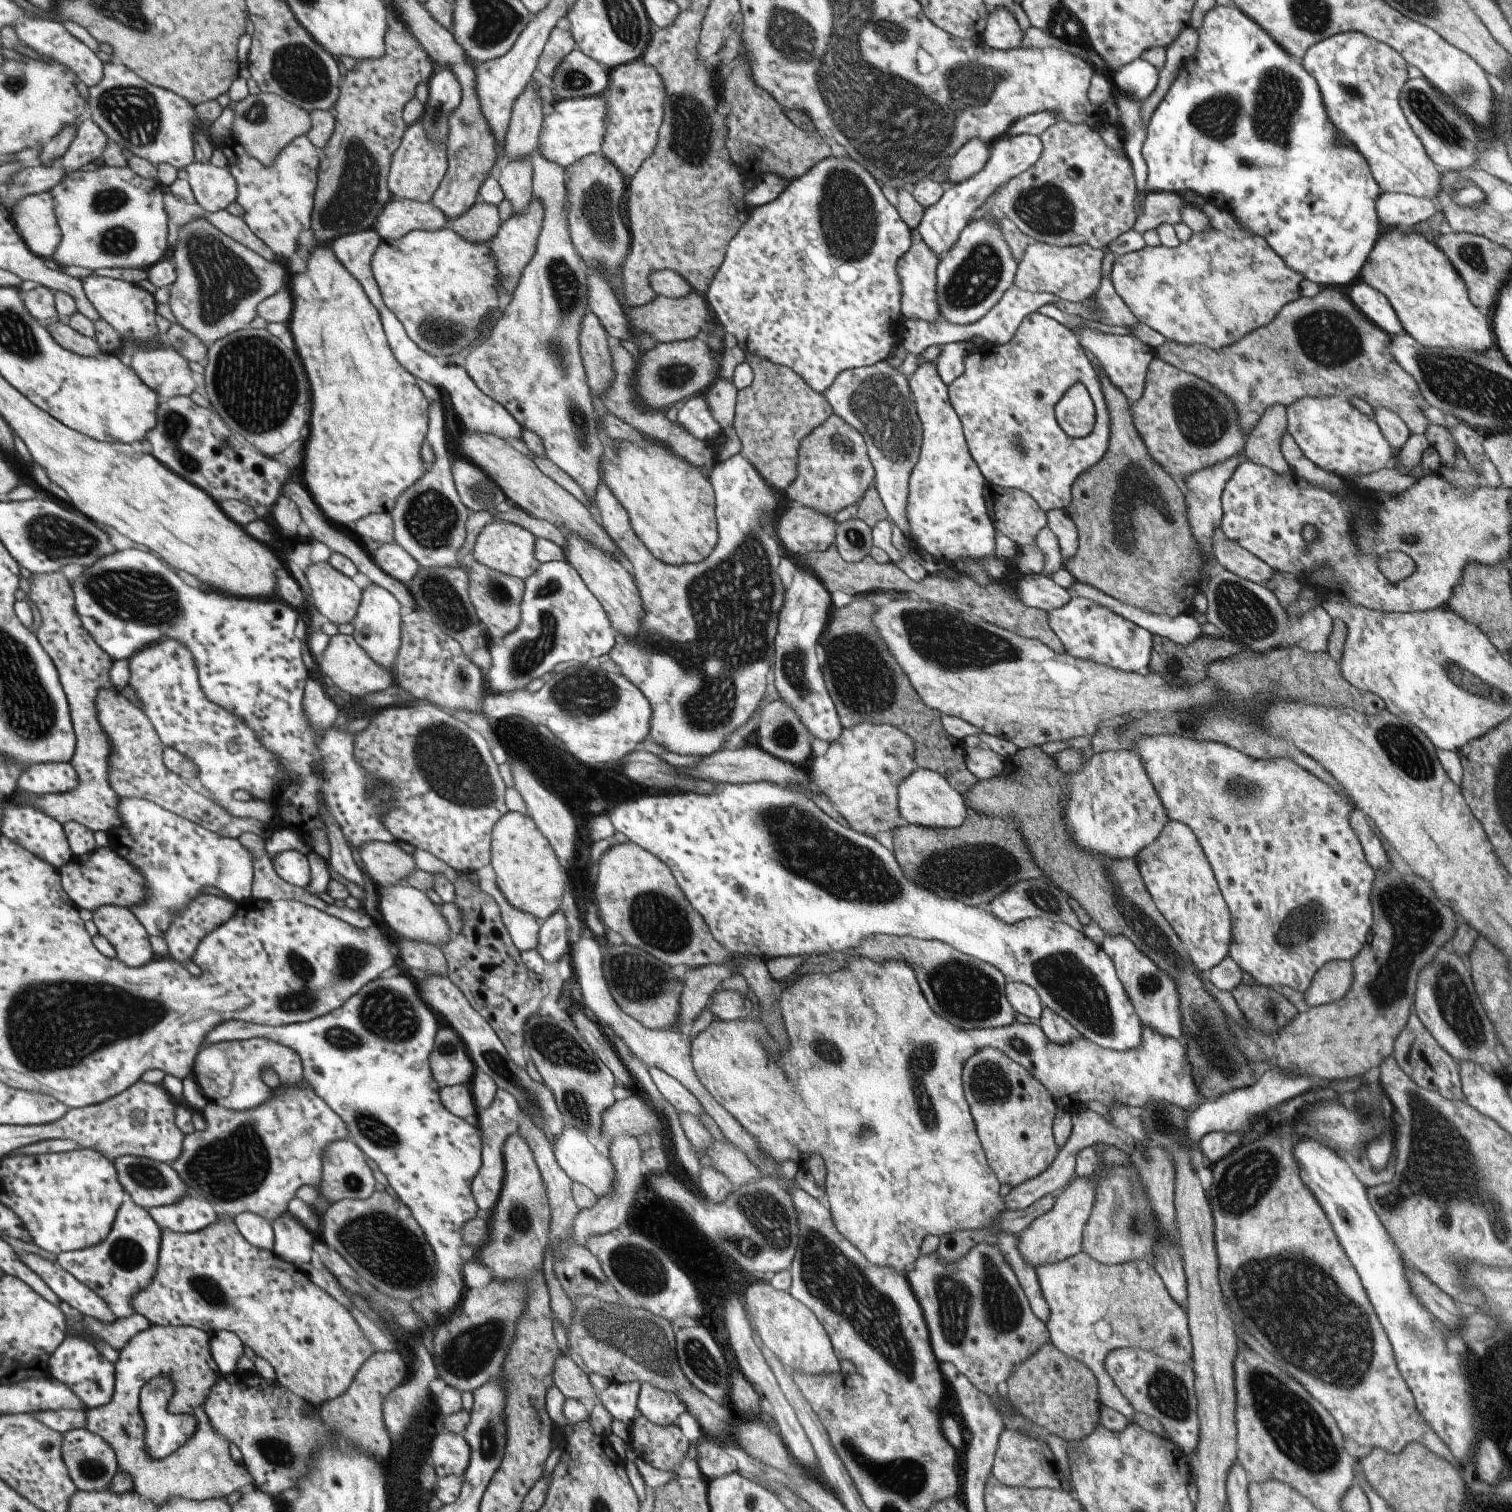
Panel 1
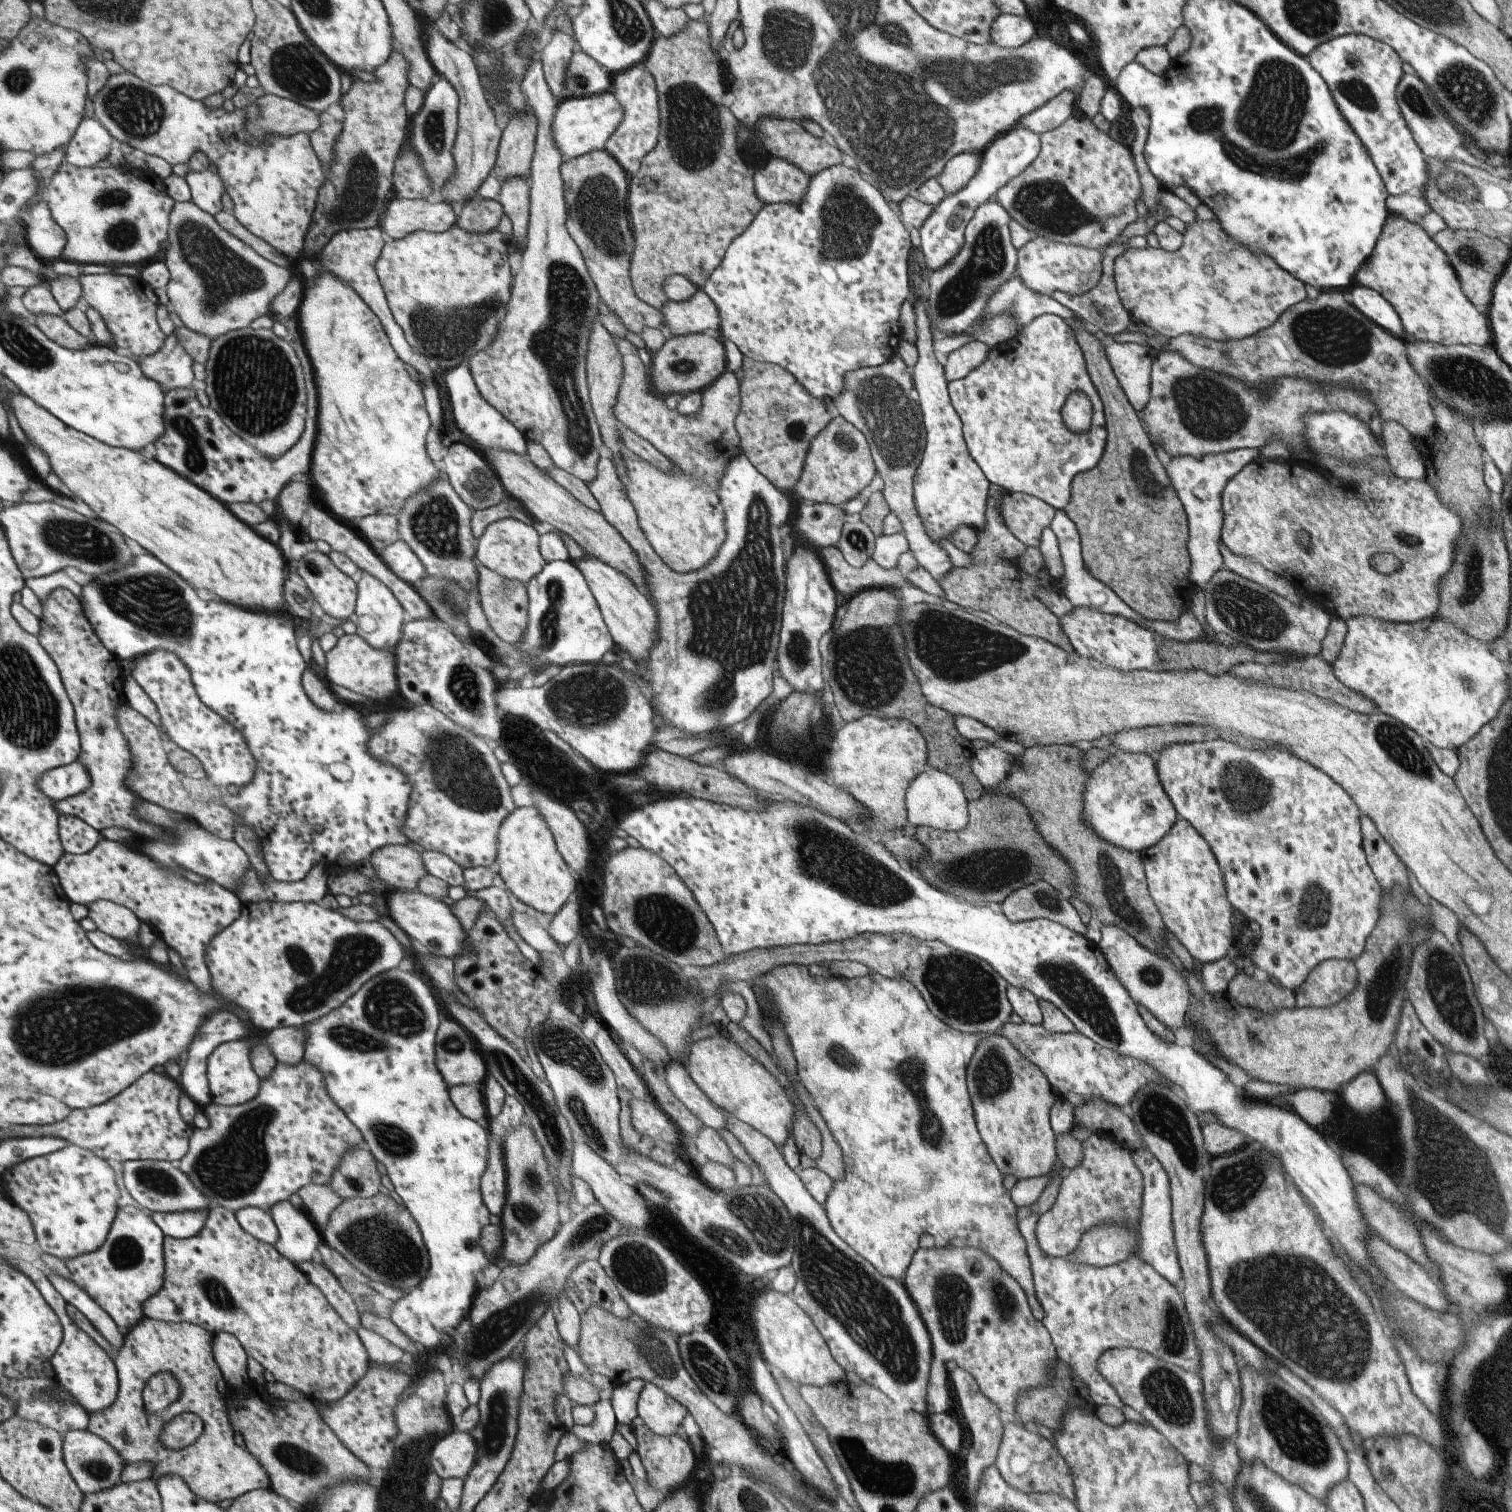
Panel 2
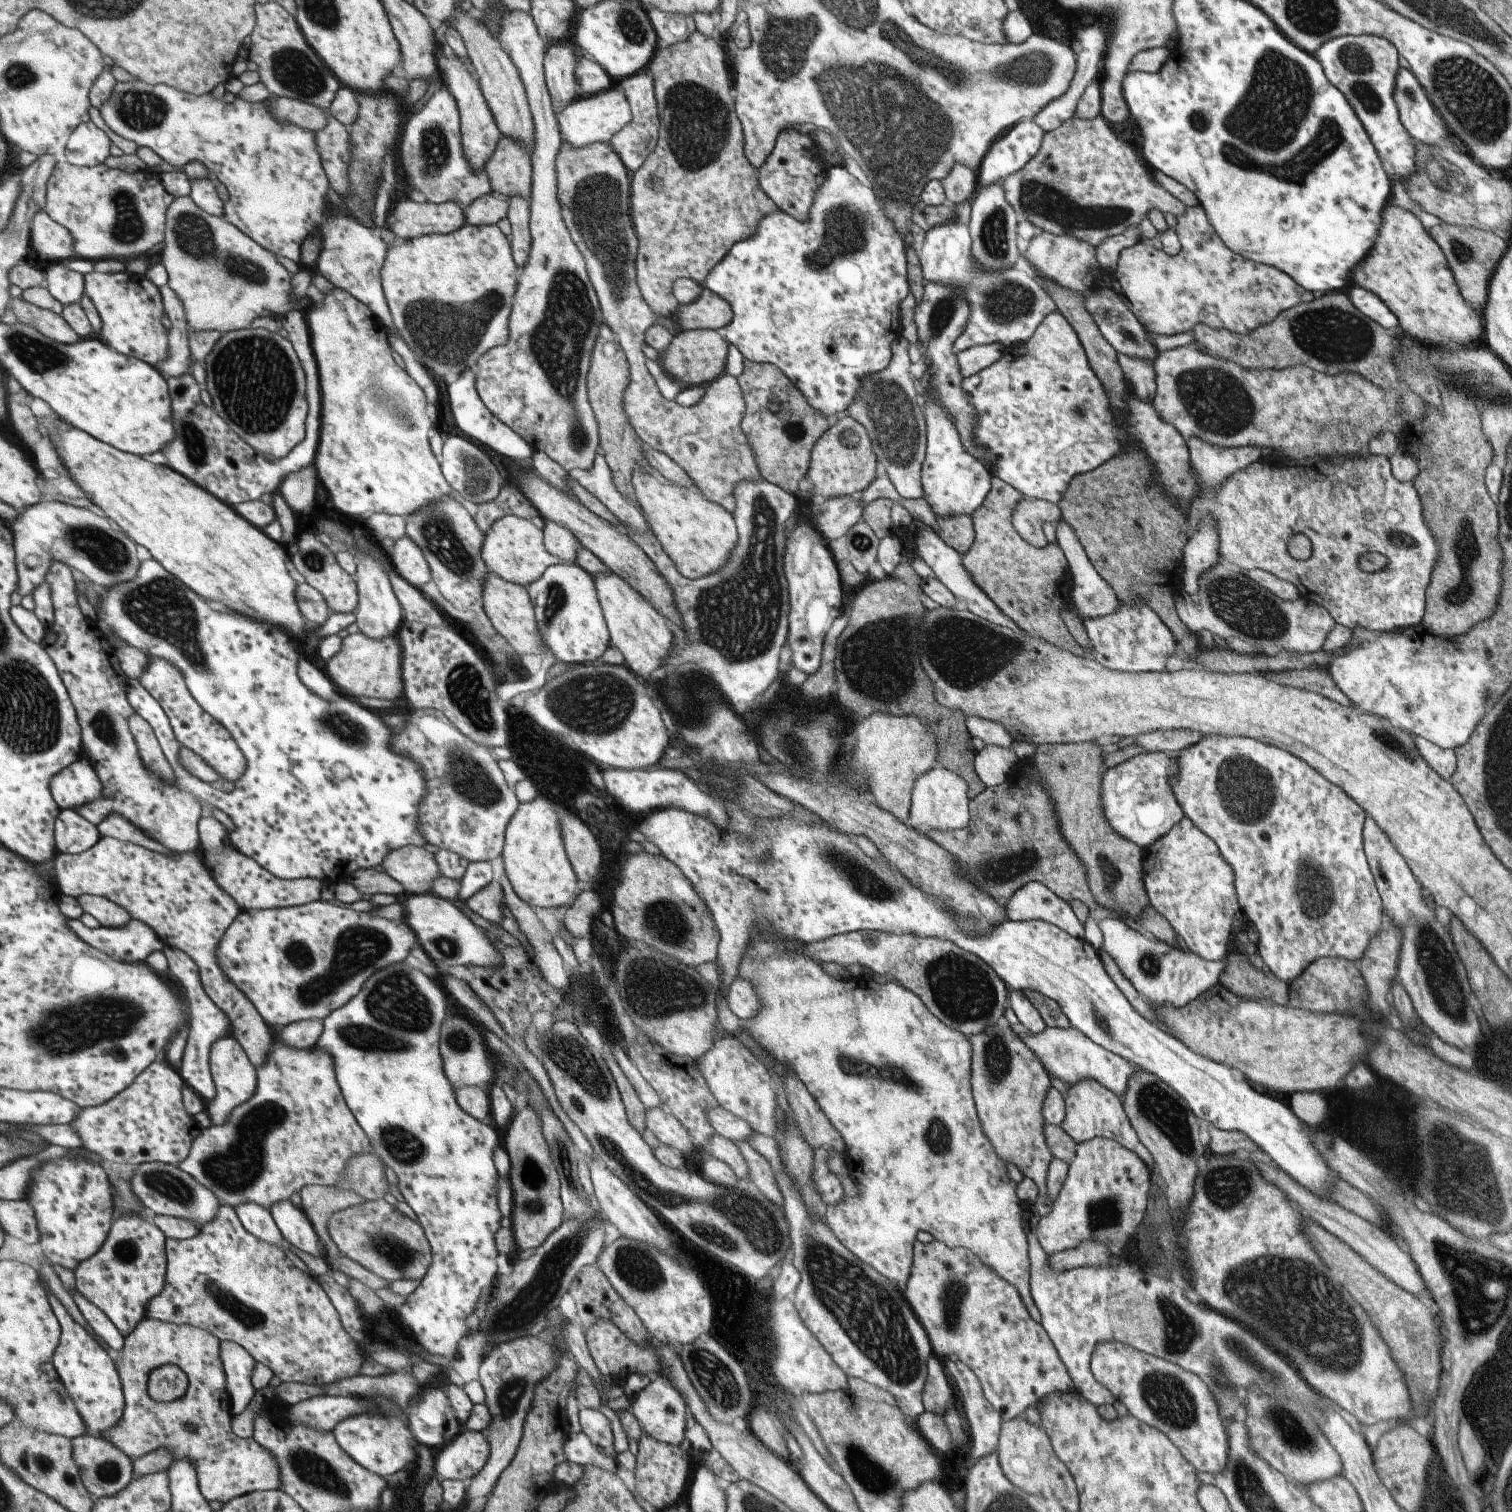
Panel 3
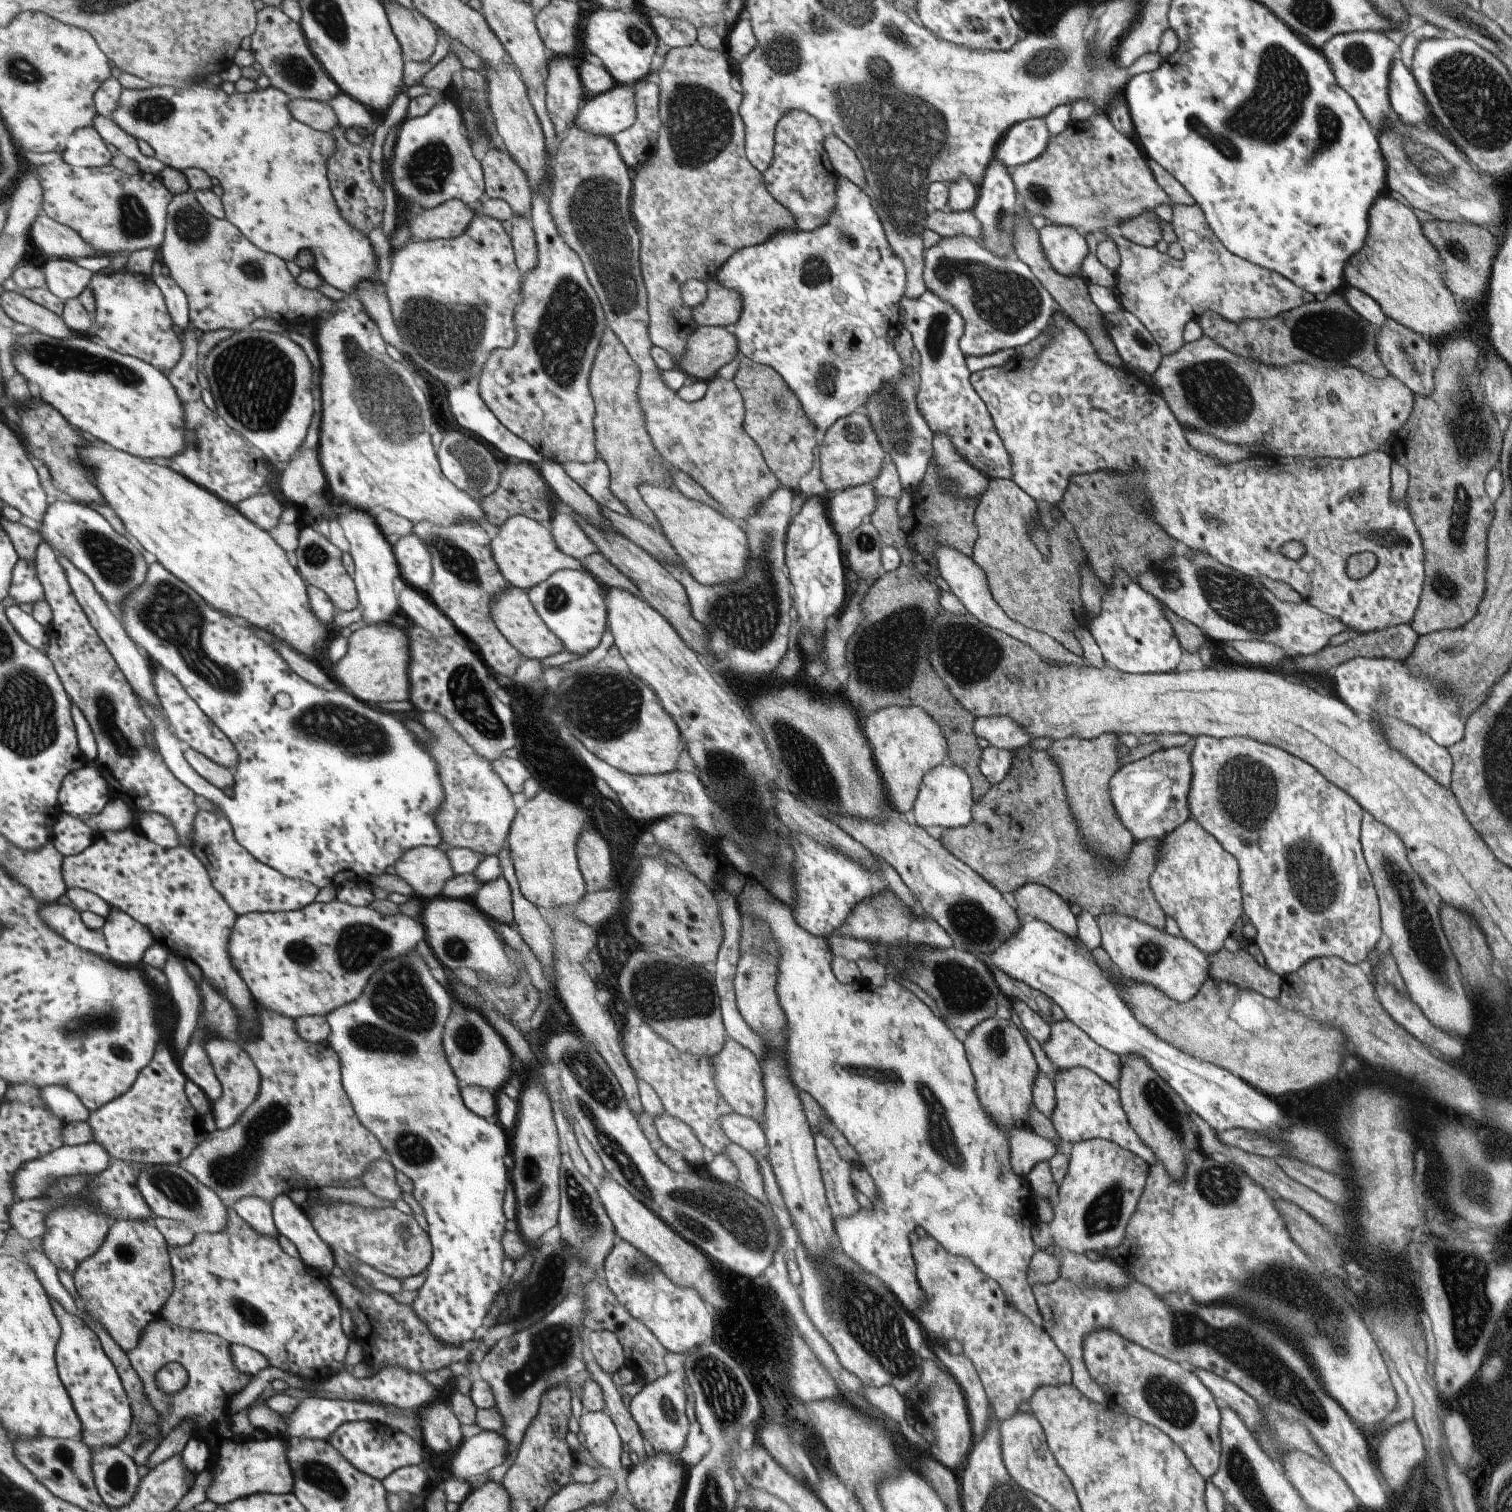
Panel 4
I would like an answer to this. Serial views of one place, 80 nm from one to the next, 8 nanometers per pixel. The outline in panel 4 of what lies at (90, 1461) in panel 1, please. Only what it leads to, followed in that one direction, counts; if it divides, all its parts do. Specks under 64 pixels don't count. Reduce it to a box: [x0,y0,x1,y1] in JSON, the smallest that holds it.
[92,1446,143,1509]

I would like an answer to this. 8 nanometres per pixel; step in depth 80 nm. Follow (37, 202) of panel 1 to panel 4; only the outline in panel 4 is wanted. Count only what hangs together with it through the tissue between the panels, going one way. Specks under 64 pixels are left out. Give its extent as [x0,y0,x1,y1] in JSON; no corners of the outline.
[31,216,103,261]

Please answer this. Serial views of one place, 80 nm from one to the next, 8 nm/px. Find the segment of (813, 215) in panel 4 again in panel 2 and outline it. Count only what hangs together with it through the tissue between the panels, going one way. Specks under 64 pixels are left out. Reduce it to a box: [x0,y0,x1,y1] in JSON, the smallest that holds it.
[752,156,810,205]

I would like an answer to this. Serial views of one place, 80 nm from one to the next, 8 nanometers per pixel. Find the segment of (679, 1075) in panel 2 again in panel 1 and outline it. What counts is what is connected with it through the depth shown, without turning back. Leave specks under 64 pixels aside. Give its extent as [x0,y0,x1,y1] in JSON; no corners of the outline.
[647,1067,706,1118]

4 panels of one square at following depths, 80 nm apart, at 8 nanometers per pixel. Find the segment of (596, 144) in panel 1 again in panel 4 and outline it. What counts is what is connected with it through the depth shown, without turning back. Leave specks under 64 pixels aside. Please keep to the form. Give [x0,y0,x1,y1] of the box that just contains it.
[570,84,635,139]

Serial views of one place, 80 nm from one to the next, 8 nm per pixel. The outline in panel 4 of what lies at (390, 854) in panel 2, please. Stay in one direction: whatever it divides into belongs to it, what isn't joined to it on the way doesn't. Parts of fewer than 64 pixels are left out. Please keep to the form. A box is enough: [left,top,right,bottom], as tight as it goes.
[395,846,455,900]

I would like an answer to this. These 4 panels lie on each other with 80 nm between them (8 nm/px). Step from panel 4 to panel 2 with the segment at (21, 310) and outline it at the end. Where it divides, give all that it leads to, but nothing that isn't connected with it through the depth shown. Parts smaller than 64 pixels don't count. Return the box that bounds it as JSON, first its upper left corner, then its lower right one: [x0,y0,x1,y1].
[35,314,91,349]

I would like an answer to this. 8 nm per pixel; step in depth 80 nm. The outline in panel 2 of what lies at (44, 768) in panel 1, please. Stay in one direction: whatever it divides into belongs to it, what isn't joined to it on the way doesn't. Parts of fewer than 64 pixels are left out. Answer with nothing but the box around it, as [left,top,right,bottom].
[40,760,92,801]

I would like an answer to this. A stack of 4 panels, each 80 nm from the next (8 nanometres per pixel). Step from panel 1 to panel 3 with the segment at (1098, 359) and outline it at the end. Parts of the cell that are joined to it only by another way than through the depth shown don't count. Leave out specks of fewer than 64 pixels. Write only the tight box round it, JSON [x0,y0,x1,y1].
[1117,352,1154,402]

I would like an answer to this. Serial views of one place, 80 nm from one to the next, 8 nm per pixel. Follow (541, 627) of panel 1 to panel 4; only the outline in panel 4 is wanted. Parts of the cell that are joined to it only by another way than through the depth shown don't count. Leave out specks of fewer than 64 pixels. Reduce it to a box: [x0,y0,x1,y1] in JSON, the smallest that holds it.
[527,568,606,656]

